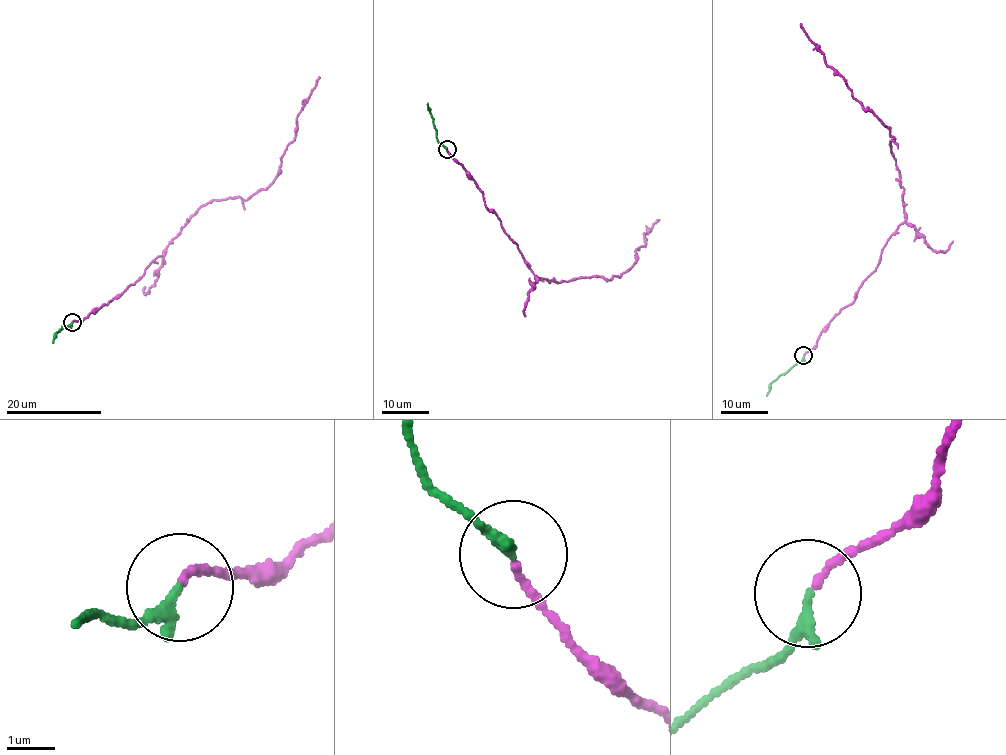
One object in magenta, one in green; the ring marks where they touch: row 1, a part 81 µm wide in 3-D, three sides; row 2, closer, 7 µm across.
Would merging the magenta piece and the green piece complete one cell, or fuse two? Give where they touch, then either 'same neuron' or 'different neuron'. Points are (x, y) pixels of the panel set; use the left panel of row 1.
at (72, 322); different neuron

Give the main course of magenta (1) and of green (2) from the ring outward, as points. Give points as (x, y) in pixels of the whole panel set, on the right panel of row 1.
1: (804, 355), (856, 297), (905, 213), (890, 152), (895, 139), (854, 98), (800, 23)
2: (804, 355), (801, 361), (777, 377), (766, 395)

